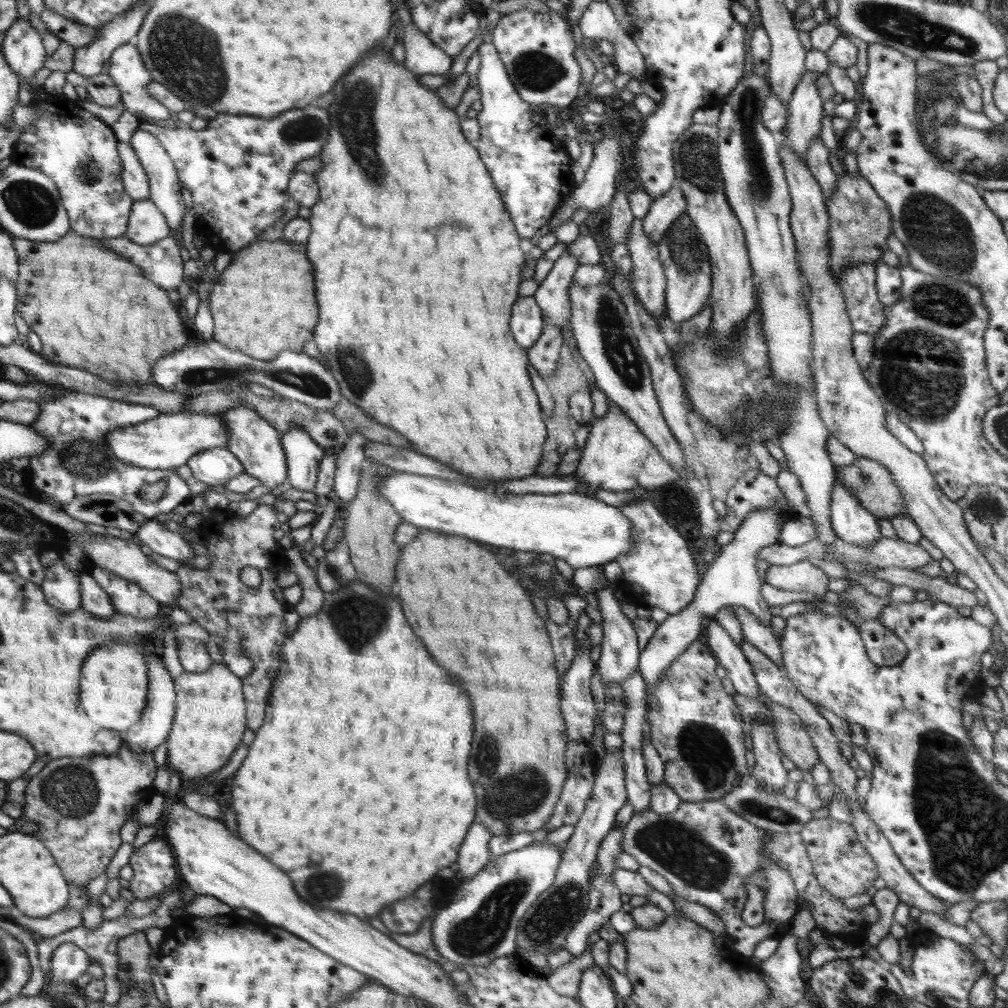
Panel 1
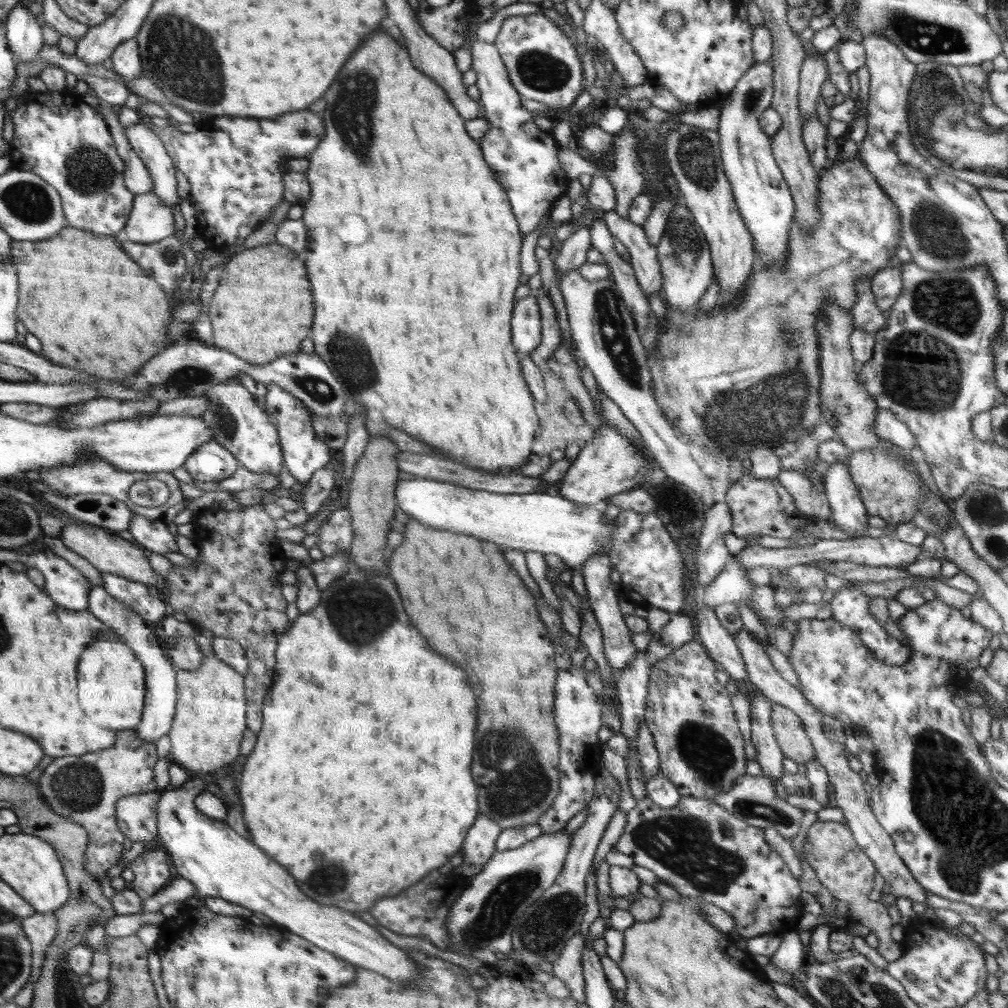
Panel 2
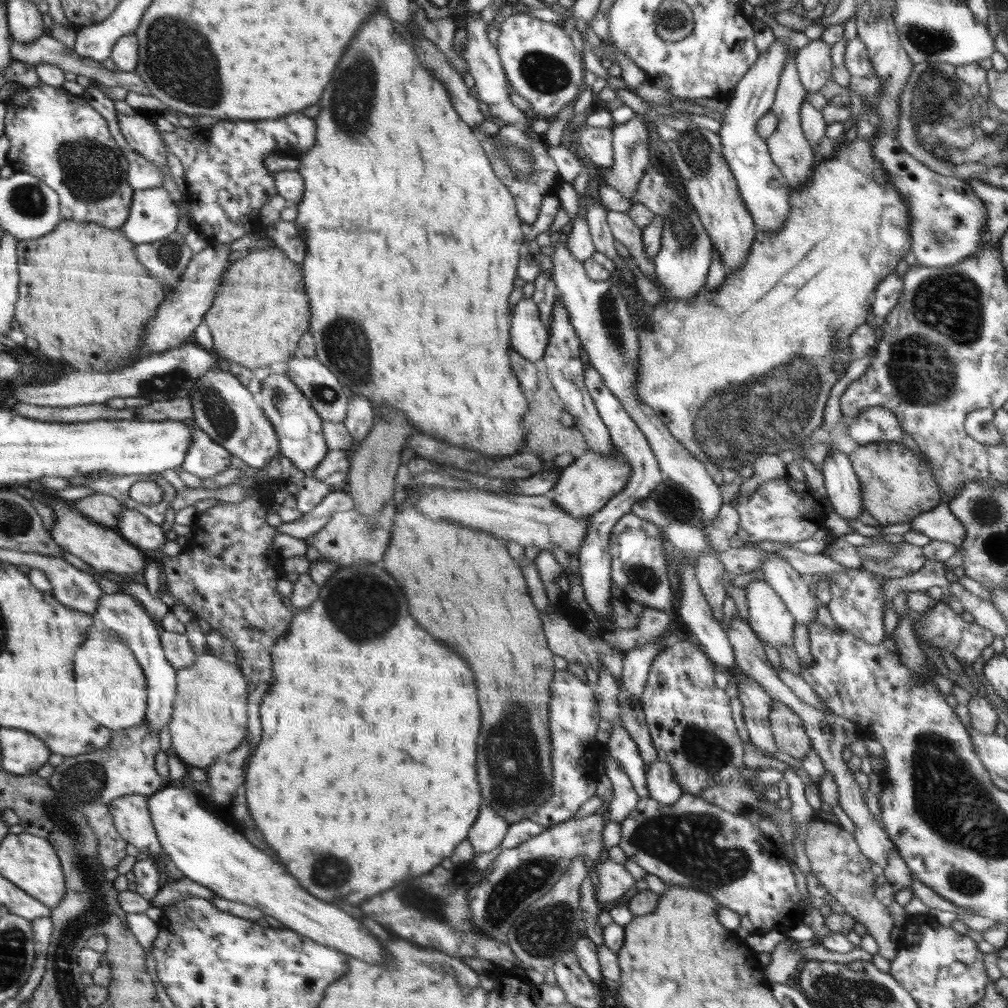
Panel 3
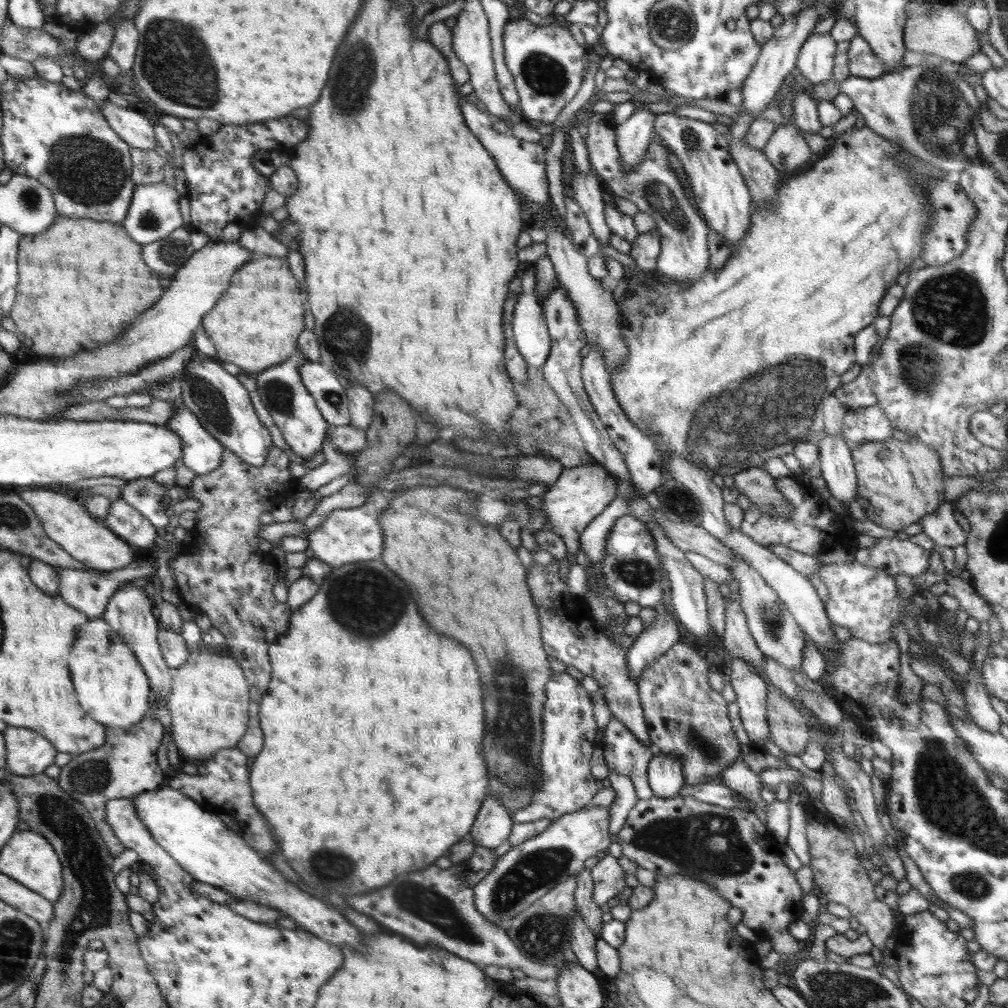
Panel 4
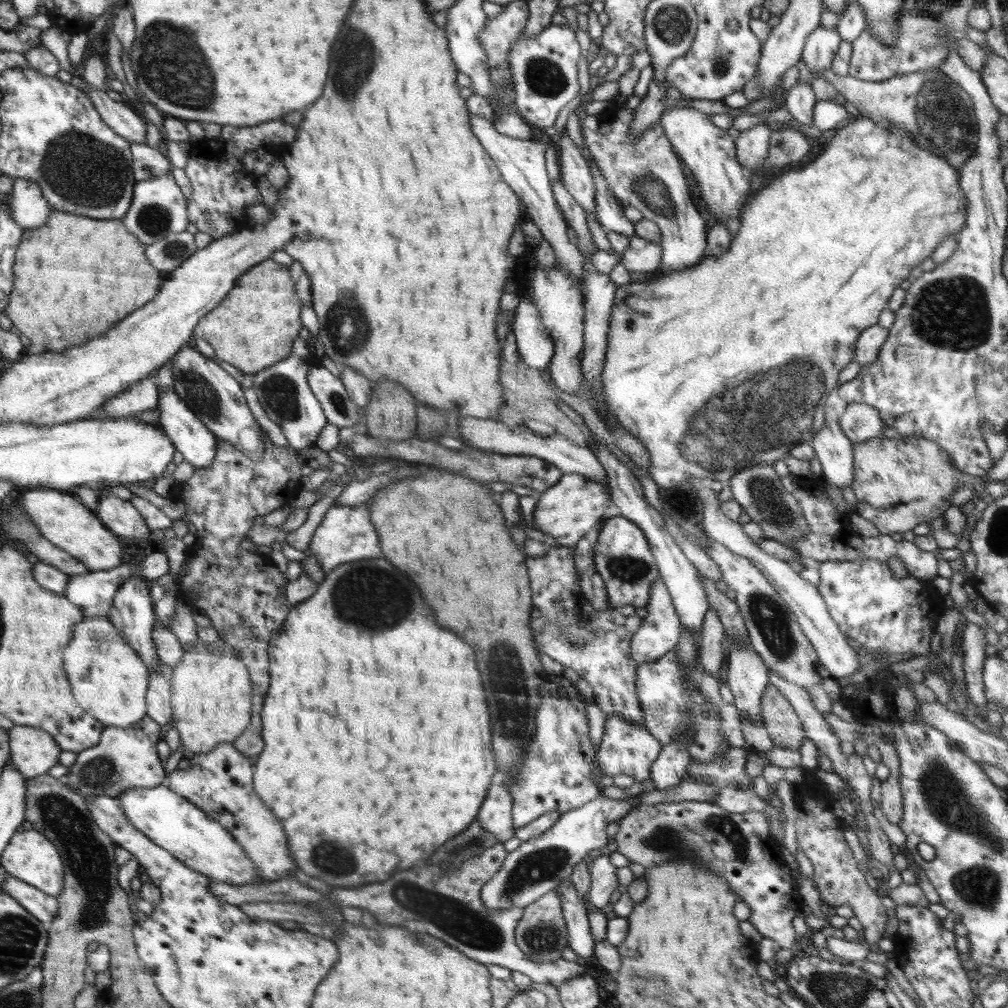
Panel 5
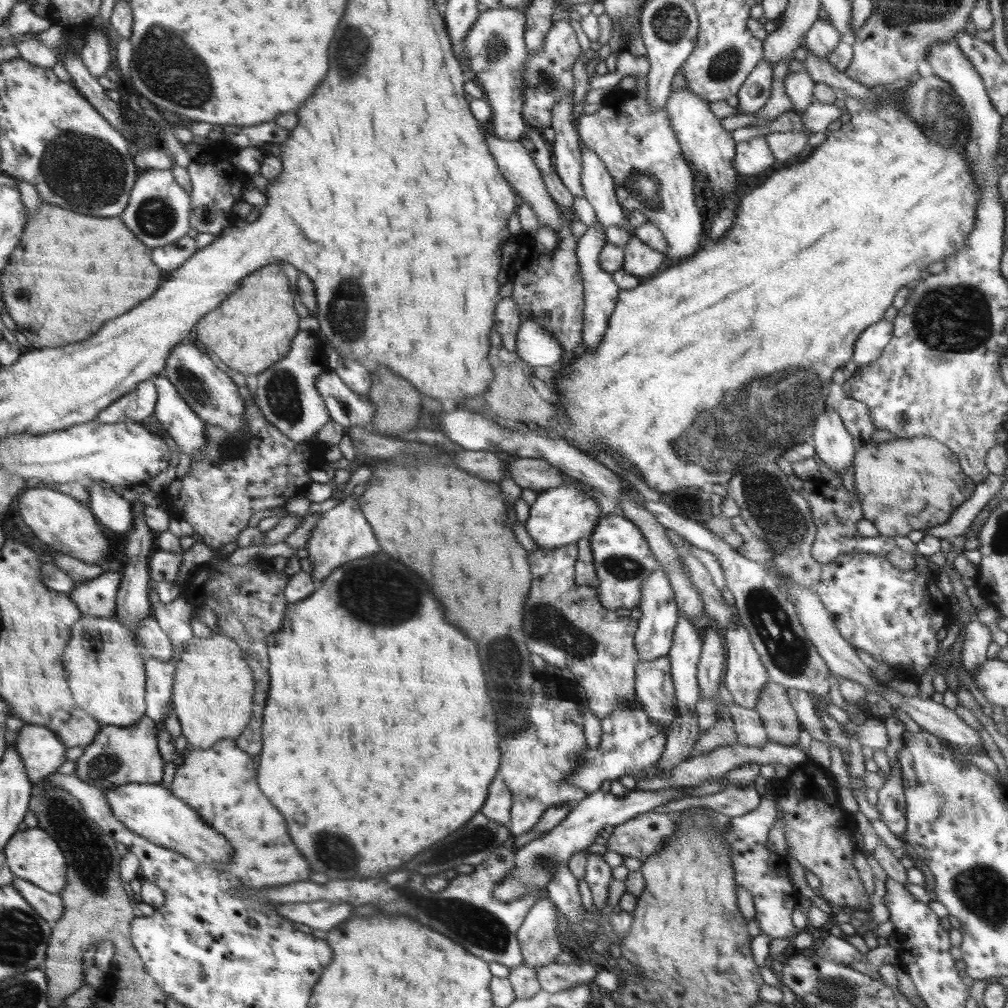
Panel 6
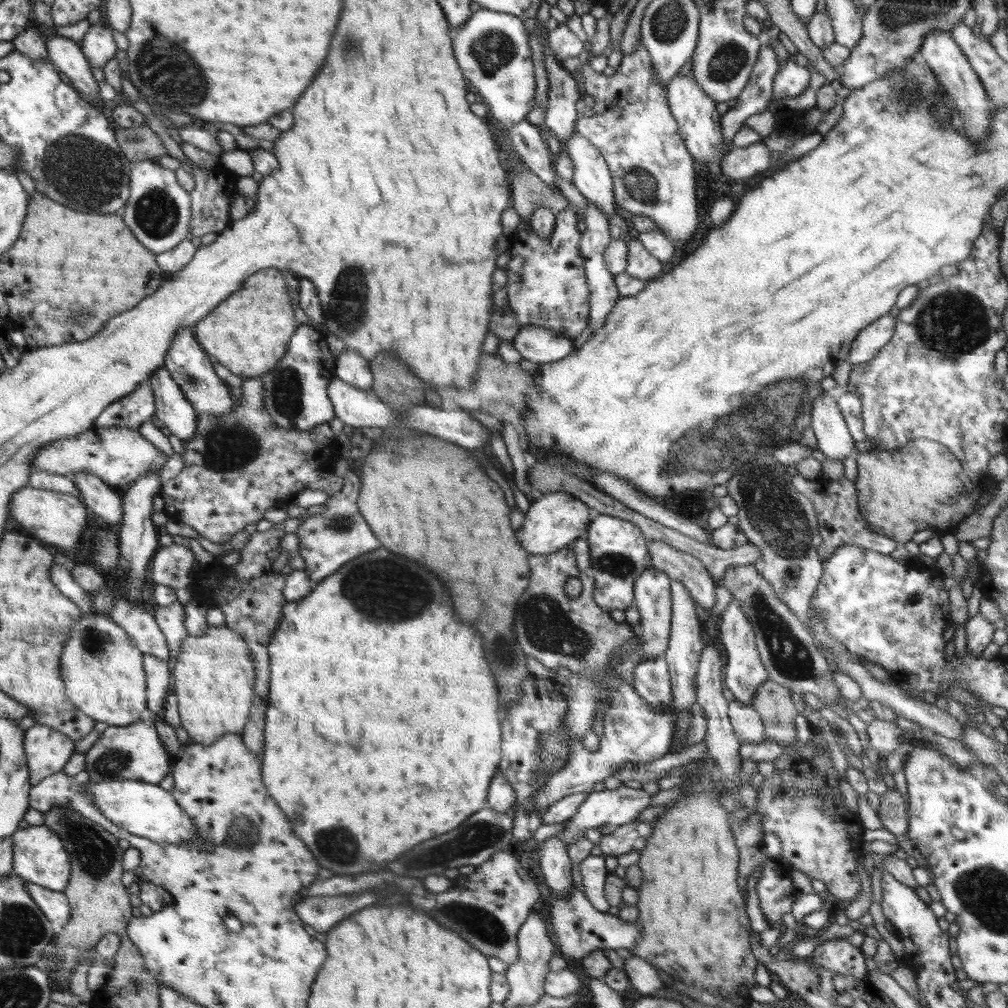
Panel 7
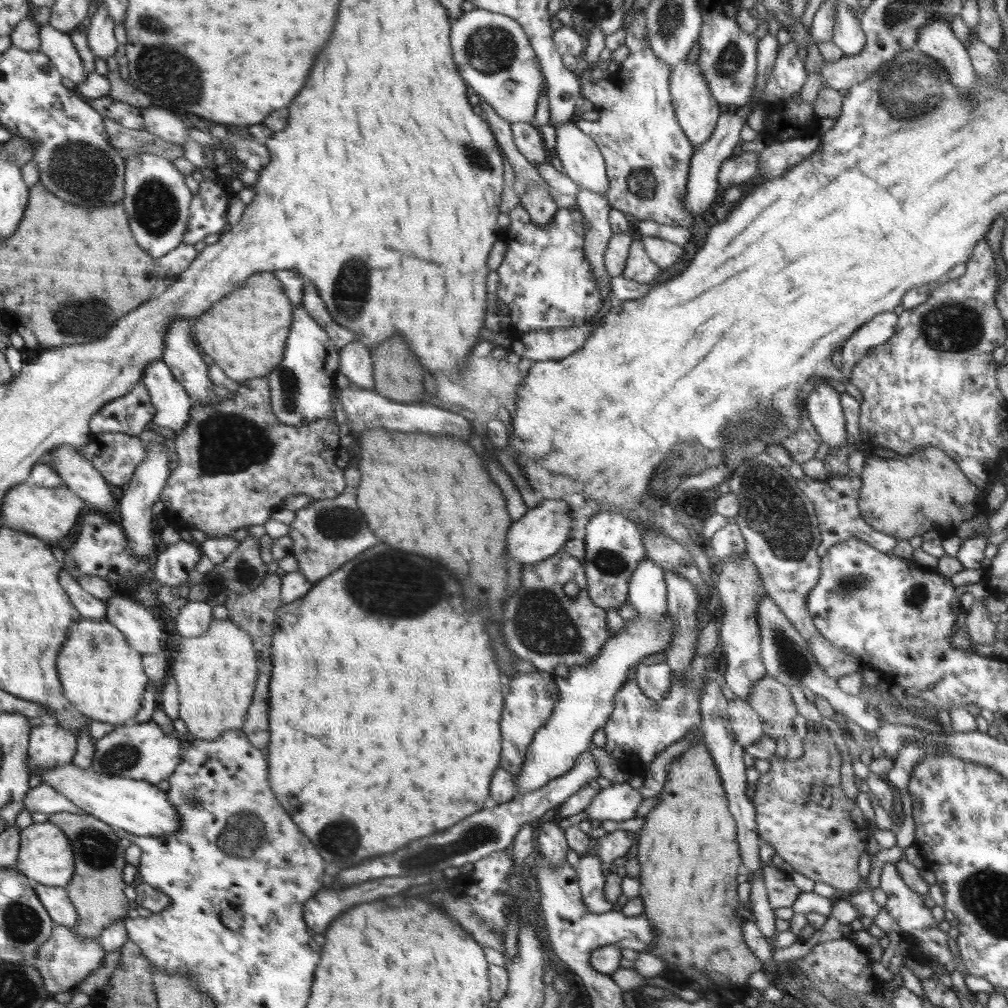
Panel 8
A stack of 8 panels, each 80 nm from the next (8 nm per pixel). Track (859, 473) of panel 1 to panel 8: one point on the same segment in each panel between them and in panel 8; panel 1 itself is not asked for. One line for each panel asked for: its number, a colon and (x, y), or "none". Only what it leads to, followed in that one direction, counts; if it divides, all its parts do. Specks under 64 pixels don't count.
2: (888, 488)
3: (895, 487)
4: (898, 482)
5: (898, 484)
6: (910, 484)
7: (922, 485)
8: (903, 497)

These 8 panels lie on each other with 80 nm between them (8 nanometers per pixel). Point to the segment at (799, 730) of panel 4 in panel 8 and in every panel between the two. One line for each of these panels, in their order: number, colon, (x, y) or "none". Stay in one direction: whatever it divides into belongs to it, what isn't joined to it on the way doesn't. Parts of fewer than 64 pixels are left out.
5: (778, 717)
6: (773, 706)
7: (773, 702)
8: (771, 700)

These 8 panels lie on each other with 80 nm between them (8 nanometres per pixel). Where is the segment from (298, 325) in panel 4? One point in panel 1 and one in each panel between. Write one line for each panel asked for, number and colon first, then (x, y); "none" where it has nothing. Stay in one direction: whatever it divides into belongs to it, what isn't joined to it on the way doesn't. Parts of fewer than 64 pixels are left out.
1: (263, 303)
2: (262, 309)
3: (260, 311)

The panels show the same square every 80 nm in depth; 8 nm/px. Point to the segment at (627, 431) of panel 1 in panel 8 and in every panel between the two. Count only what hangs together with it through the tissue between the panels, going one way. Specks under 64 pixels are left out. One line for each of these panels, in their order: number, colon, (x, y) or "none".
2: (608, 464)
3: (585, 486)
4: (579, 494)
5: (566, 511)
6: (562, 515)
7: (554, 520)
8: (542, 531)

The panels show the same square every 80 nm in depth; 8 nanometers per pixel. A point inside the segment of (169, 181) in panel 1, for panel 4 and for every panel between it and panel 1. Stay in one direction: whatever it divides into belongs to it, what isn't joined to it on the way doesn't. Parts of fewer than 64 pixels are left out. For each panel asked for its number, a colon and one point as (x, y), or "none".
2: (144, 141)
3: (139, 131)
4: (131, 124)

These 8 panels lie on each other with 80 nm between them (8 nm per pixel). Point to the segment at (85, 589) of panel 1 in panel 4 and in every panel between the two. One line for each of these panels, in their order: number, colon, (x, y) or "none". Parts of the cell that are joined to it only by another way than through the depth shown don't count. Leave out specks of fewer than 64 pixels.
2: (132, 629)
3: (123, 614)
4: (129, 611)

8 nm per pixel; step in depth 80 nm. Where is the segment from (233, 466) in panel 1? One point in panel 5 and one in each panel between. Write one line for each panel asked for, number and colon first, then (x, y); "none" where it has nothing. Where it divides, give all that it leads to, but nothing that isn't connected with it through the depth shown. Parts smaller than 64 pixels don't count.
2: (214, 462)
3: (206, 458)
4: (202, 453)
5: (195, 443)

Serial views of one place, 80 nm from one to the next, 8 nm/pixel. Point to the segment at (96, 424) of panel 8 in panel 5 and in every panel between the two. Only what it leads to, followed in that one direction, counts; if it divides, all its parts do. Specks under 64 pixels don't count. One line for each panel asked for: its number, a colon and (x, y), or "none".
5: (143, 396)
6: (139, 404)
7: (133, 409)

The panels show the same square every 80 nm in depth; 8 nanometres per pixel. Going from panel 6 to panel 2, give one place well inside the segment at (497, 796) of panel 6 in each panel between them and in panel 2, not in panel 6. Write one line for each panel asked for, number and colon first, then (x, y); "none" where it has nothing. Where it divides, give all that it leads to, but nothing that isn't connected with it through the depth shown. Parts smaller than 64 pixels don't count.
2: (480, 846)
3: (487, 833)
4: (495, 823)
5: (495, 816)

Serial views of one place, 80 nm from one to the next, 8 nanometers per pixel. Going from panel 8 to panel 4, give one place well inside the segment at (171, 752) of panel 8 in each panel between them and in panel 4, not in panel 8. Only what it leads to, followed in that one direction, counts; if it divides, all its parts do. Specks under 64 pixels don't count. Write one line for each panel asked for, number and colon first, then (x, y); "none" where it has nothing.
4: (125, 765)
5: (125, 758)
6: (119, 755)
7: (135, 752)

